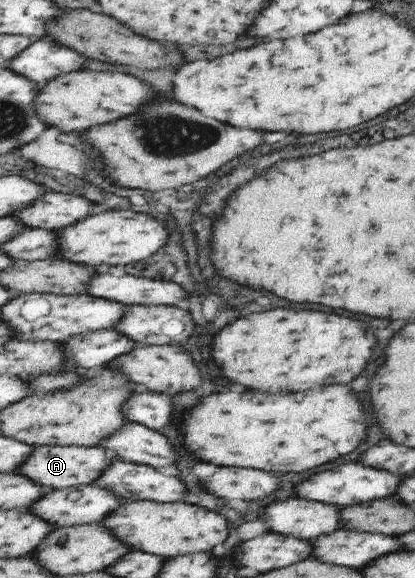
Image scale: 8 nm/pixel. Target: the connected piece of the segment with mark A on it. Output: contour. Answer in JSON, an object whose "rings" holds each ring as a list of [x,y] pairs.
{"rings":[[[42,445],[29,456],[29,459],[22,463],[17,472],[29,477],[30,480],[48,489],[65,489],[73,486],[92,485],[102,474],[112,466],[114,454],[104,447],[96,445],[89,447],[84,445]]]}

